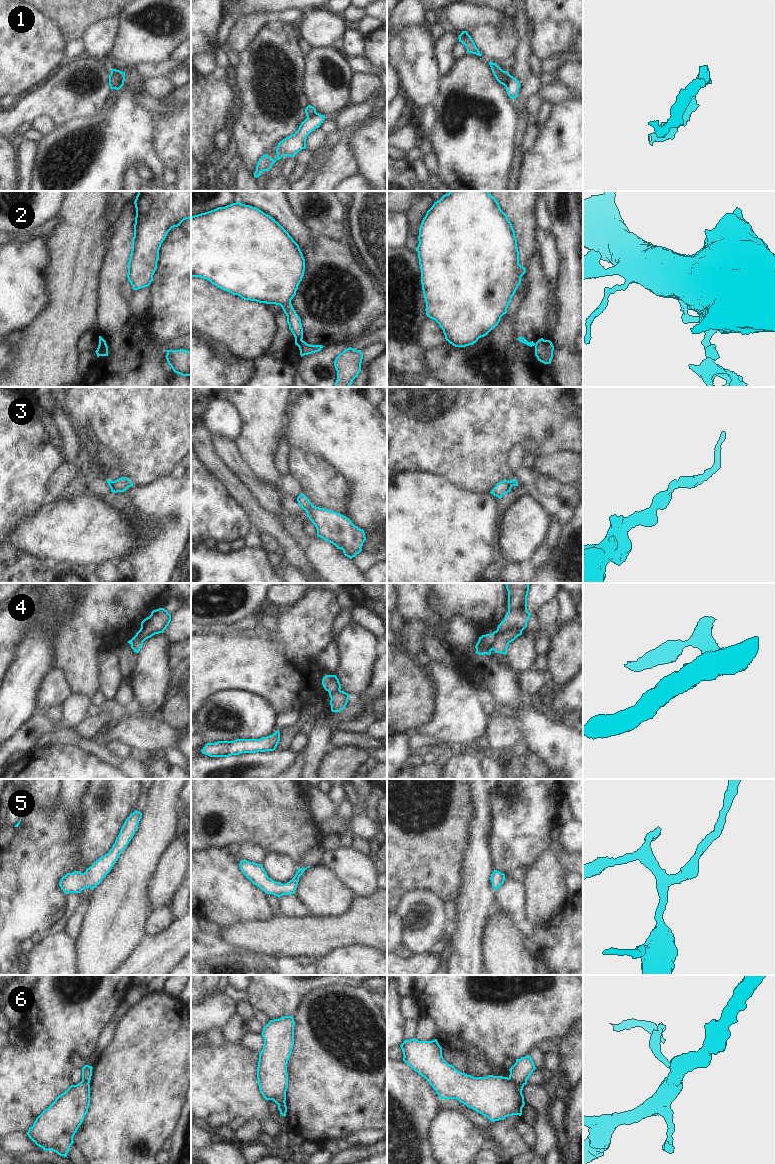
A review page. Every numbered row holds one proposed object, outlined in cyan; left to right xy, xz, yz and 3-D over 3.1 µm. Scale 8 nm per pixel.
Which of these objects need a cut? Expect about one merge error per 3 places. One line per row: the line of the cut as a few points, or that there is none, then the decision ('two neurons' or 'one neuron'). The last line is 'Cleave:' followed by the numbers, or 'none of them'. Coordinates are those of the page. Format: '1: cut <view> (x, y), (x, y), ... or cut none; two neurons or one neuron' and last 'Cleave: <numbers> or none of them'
1: cut yz (509, 74), (504, 85); two neurons
2: cut xy (106, 344), (101, 348), (97, 348); two neurons
3: cut none; one neuron
4: cut yz (491, 634), (494, 637), (492, 649); two neurons
5: cut none; one neuron
6: cut yz (508, 1078), (523, 1086); two neurons
Cleave: 1, 2, 4, 6

